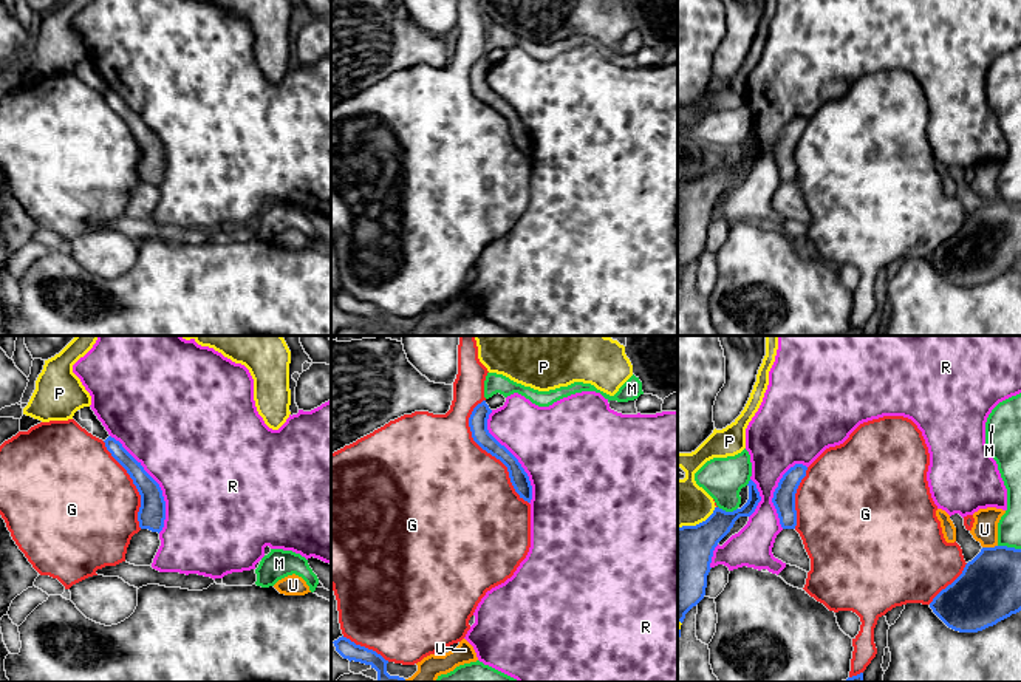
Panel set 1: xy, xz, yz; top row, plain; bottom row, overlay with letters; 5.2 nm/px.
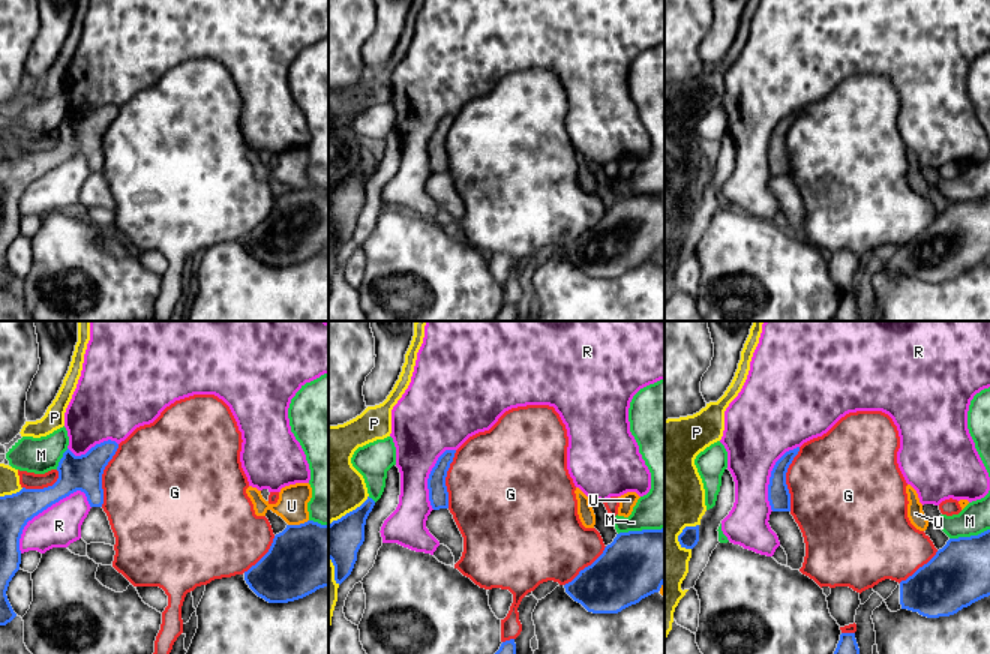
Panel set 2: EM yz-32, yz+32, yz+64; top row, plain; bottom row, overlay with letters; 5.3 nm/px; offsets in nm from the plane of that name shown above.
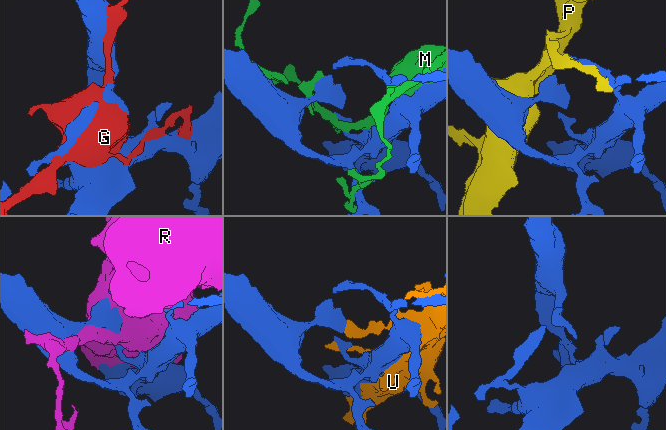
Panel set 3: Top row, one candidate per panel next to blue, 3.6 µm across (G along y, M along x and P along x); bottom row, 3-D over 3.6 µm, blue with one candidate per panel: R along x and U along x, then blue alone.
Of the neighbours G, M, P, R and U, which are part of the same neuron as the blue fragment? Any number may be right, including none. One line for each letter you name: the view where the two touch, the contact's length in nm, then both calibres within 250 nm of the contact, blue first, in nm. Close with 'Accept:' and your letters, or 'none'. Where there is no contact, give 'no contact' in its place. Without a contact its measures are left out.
Accept: none

